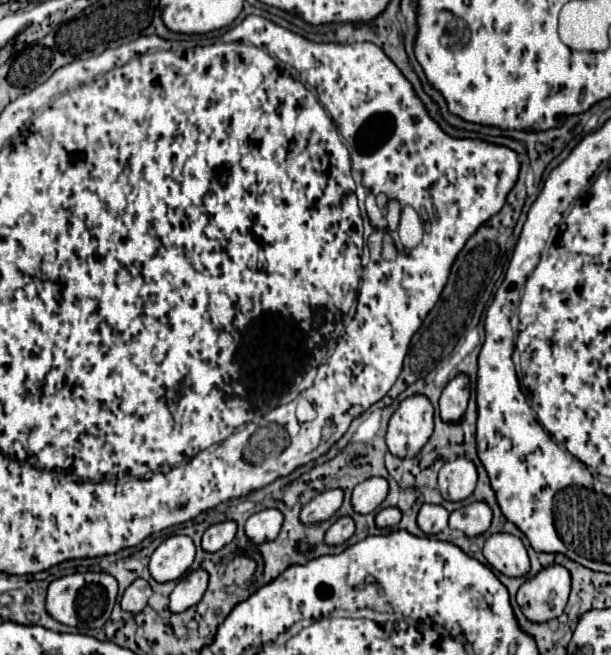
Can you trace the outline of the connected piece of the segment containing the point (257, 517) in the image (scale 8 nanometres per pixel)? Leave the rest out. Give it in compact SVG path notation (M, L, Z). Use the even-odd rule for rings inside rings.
M267 508L267 510L261 510L253 516L249 516L249 520L245 524L245 534L253 544L271 542L277 538L281 524L283 524L283 514L279 510Z

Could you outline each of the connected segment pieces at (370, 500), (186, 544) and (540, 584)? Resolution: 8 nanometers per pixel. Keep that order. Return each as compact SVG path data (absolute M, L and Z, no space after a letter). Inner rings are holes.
M369 478L369 480L361 482L359 486L355 486L353 496L351 496L353 510L357 514L375 512L379 508L379 504L385 500L387 490L389 490L389 486L387 486L385 478Z
M171 536L159 544L149 560L149 572L157 582L179 580L195 558L195 544L189 536Z
M549 566L527 580L517 592L517 604L527 620L543 624L559 618L565 610L571 576L563 566Z

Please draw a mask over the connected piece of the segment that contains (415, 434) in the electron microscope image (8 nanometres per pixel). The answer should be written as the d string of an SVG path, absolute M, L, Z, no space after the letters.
M417 394L405 398L389 420L387 448L397 458L413 458L433 432L433 406Z

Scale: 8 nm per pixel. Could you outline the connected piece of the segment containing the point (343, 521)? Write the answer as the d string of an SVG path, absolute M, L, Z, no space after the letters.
M341 516L325 534L325 544L327 546L339 546L347 542L355 532L355 522L349 516Z

